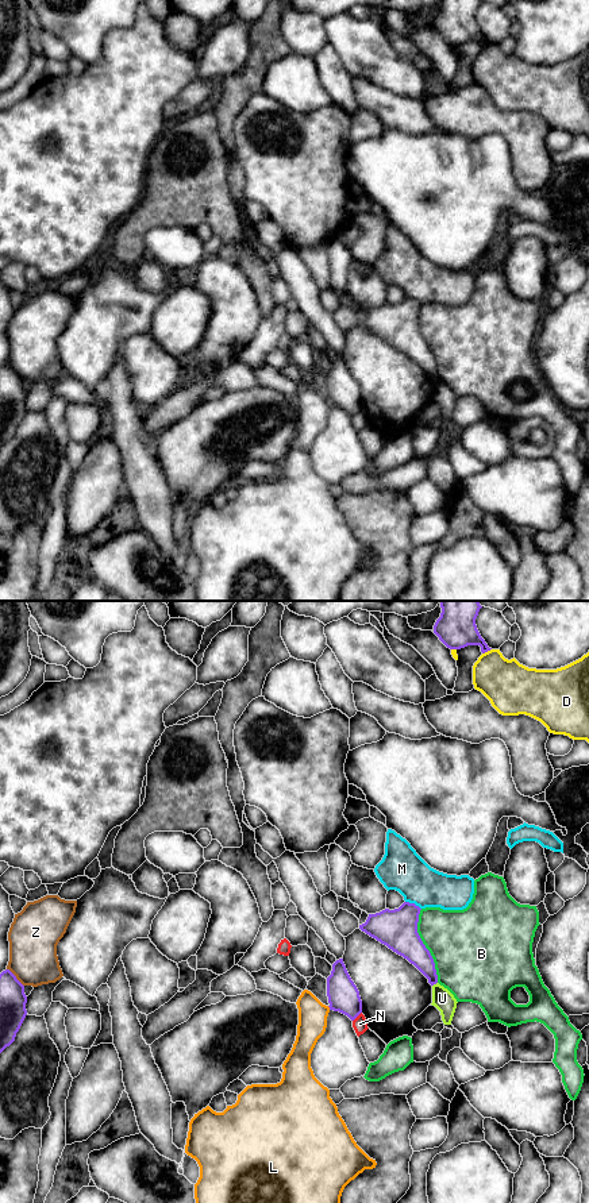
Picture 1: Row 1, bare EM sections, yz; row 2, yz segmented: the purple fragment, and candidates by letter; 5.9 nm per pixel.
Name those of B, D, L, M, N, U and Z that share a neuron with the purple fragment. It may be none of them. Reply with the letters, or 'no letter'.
no letter

